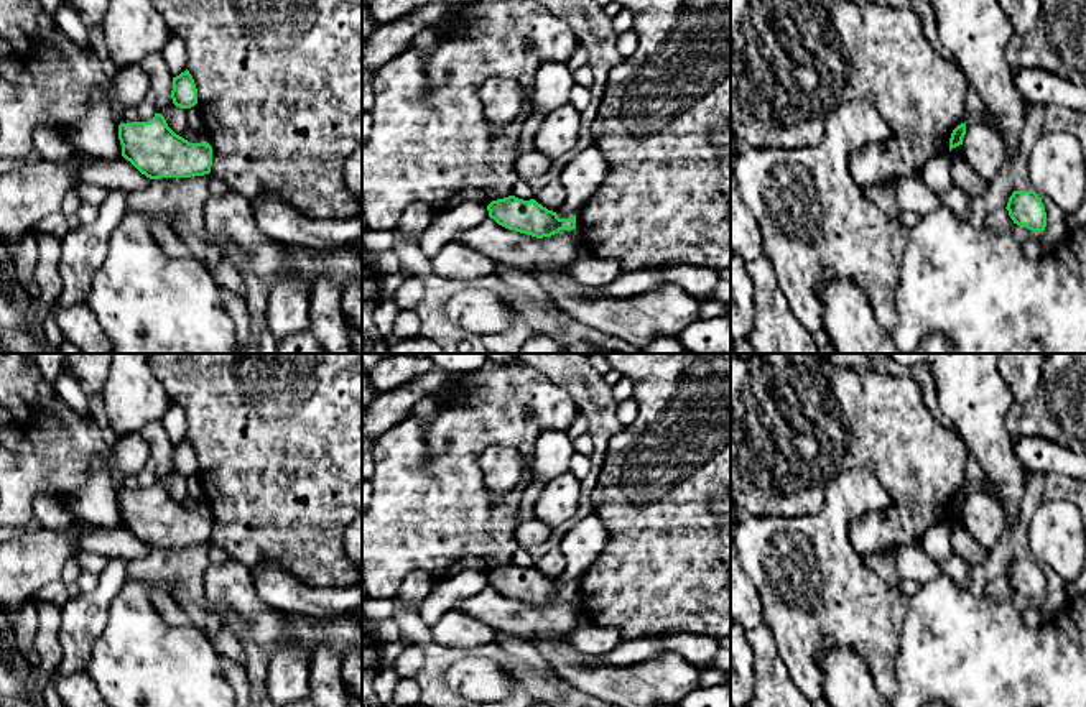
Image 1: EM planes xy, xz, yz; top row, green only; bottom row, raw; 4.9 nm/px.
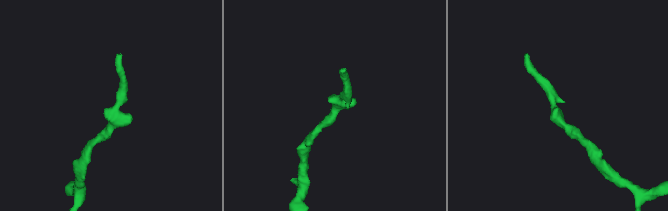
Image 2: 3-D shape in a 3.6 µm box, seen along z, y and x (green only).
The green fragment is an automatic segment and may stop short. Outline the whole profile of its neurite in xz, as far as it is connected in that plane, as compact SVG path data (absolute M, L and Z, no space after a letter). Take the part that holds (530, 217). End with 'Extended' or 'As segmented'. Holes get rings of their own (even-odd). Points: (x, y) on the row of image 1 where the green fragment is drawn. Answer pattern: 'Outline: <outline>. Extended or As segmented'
Outline: M508 196L492 201L487 206L487 210L489 217L499 225L536 238L551 237L563 229L576 229L576 215L559 219L556 212L548 210L535 199L523 201L515 196Z. As segmented

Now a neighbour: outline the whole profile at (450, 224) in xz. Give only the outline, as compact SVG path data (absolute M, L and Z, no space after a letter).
M467 202L457 209L439 212L418 237L420 248L426 256L433 258L446 243L456 240L461 232L477 225L485 217L489 217L487 206L476 202Z

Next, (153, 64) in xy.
M161 53L148 54L140 64L143 72L148 76L151 90L156 97L156 113L161 113L168 127L179 136L188 130L188 110L179 109L173 104L173 76L168 71Z

